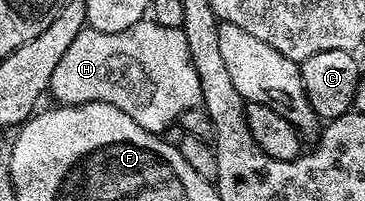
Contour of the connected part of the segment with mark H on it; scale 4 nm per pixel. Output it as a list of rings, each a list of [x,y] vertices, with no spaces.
[[[142,19],[131,25],[131,27],[127,27],[127,29],[113,33],[103,33],[88,27],[84,28],[71,42],[71,46],[69,46],[66,53],[63,54],[61,62],[57,64],[51,77],[49,93],[50,96],[53,95],[58,100],[56,102],[61,105],[86,105],[89,102],[103,102],[109,106],[117,107],[119,111],[130,116],[132,122],[138,123],[139,127],[143,127],[143,129],[149,133],[159,135],[166,132],[165,129],[171,123],[173,125],[175,122],[178,122],[183,112],[201,105],[202,83],[199,81],[199,75],[198,71],[195,69],[194,61],[191,59],[190,44],[187,43],[185,30],[182,29],[182,27],[163,27],[162,24],[157,24],[151,19]]]

